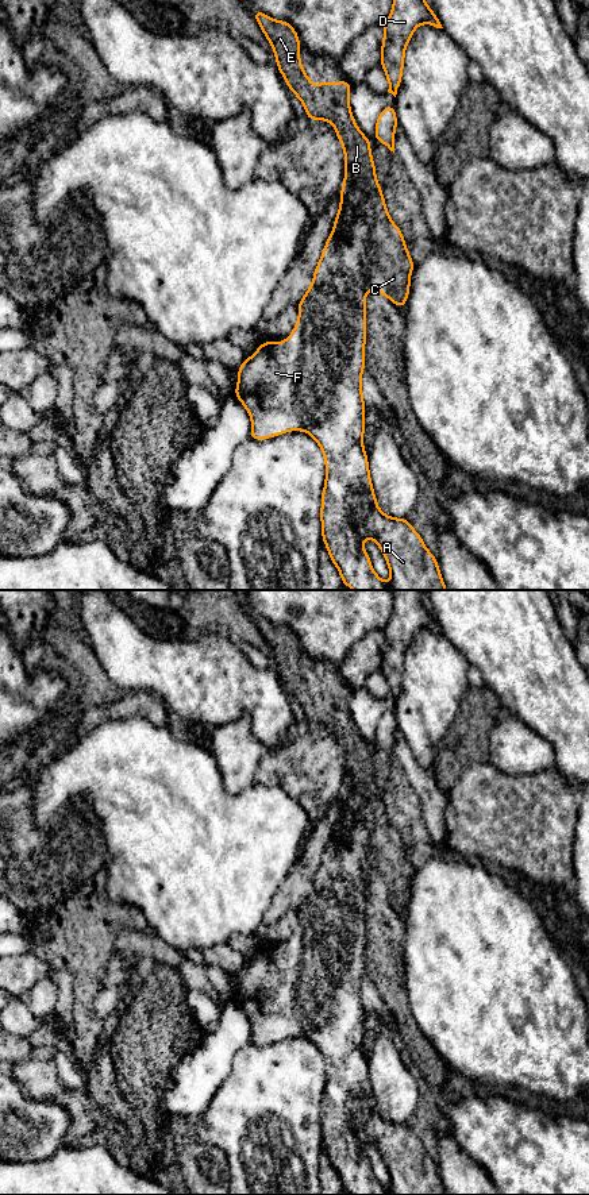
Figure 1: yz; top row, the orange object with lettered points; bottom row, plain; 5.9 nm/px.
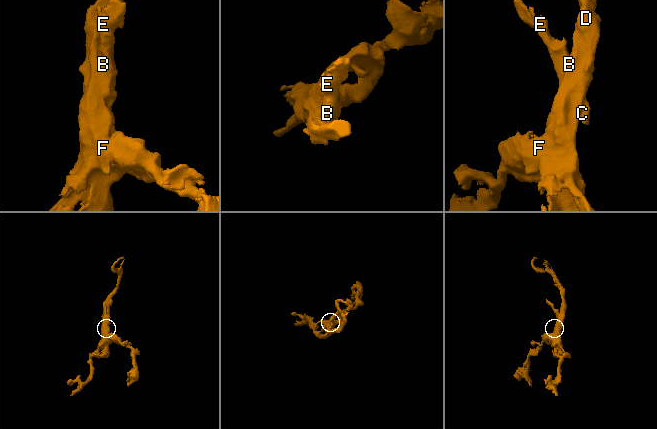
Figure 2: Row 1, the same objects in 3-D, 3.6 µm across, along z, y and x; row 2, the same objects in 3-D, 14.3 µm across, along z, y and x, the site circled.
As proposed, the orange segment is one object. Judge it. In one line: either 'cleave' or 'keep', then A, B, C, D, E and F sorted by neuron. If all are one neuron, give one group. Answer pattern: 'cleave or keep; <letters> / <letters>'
cleave; A D F / B C E

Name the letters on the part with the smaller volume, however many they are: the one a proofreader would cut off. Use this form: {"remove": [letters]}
{"remove": ["B", "C", "E"]}

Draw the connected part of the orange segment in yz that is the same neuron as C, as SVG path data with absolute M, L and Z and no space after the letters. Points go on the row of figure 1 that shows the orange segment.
M258 8L251 15L272 43L277 69L292 93L303 103L308 120L327 120L334 126L344 151L344 174L350 171L354 186L362 188L366 194L362 216L370 225L367 286L403 309L409 296L415 262L405 247L401 230L386 211L382 189L376 177L369 138L359 131L353 117L349 101L353 86L343 77L336 86L330 81L312 85L300 62L301 45L297 31L286 20L267 18Z

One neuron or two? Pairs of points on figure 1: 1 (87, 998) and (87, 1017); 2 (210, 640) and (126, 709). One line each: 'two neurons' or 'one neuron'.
1: one neuron
2: two neurons

